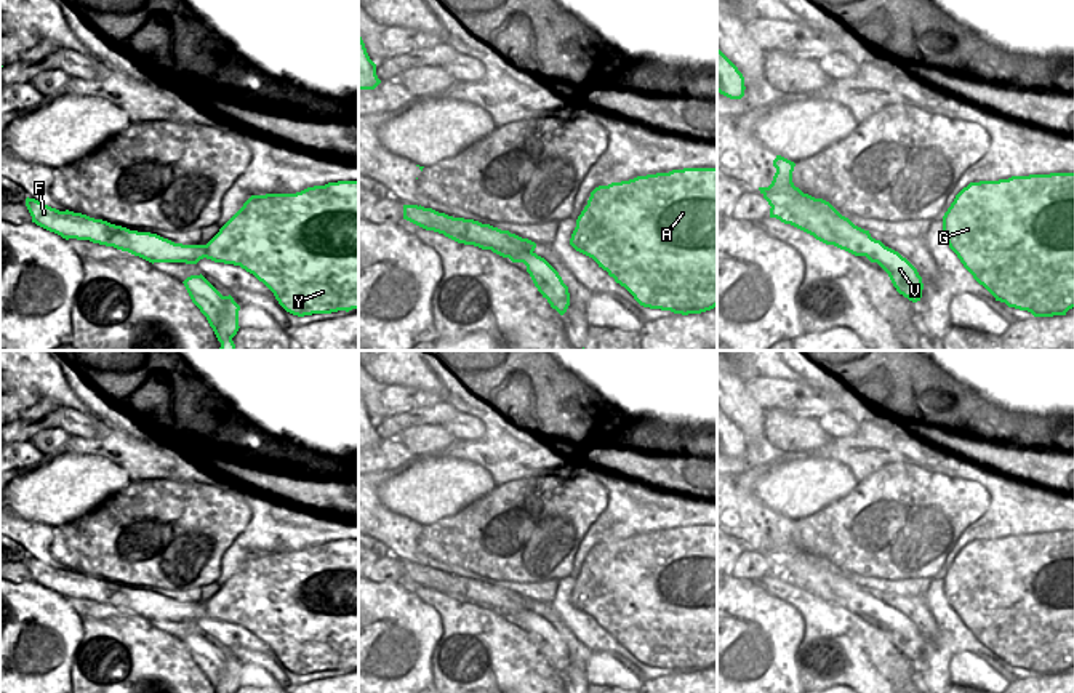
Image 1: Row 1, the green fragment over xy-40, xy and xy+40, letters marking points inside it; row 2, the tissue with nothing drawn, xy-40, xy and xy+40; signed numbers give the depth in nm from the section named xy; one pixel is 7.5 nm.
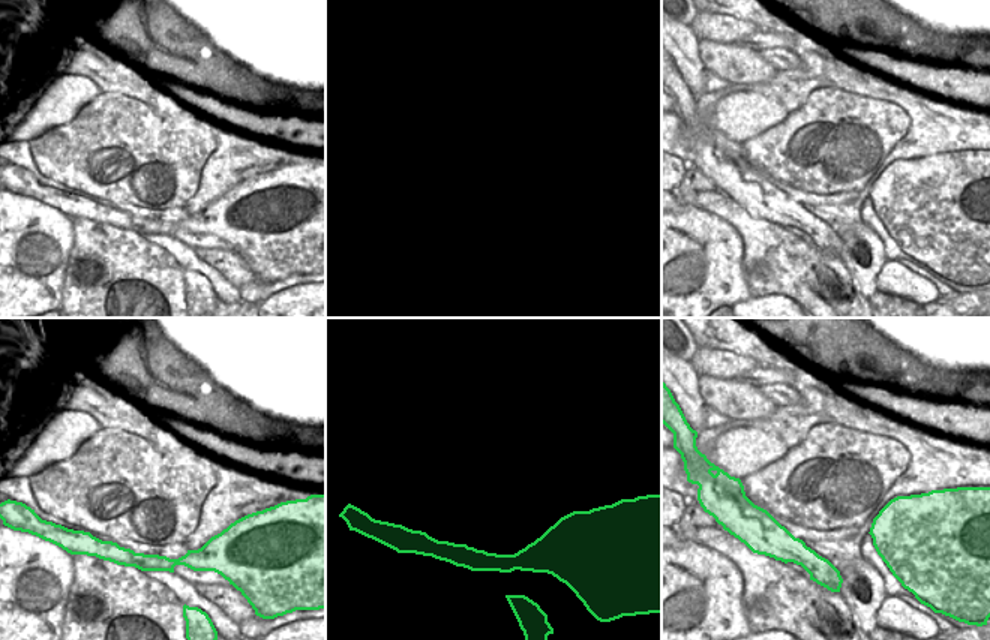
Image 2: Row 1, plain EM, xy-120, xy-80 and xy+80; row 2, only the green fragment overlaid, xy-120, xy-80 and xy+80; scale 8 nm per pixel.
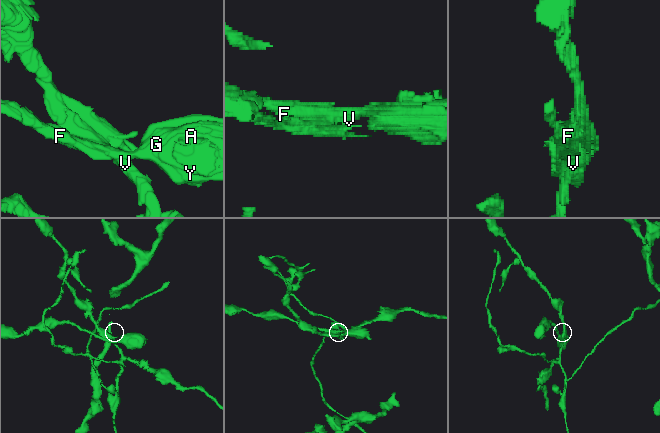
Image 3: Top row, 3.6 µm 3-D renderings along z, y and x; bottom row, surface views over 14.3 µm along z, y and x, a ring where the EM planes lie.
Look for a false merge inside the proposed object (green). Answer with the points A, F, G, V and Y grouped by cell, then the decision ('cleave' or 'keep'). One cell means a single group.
A F G Y / V | cleave

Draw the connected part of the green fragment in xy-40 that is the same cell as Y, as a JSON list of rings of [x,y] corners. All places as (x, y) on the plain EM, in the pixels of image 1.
[[[359,539],[328,541],[296,552],[251,554],[206,603],[174,602],[157,592],[152,592],[150,597],[126,597],[123,589],[98,583],[94,576],[82,571],[59,570],[29,555],[26,557],[26,565],[32,575],[32,581],[66,599],[90,599],[114,605],[149,621],[197,623],[206,616],[214,621],[240,624],[262,640],[287,671],[298,675],[359,667]]]

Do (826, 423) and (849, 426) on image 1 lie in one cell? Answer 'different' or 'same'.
same

